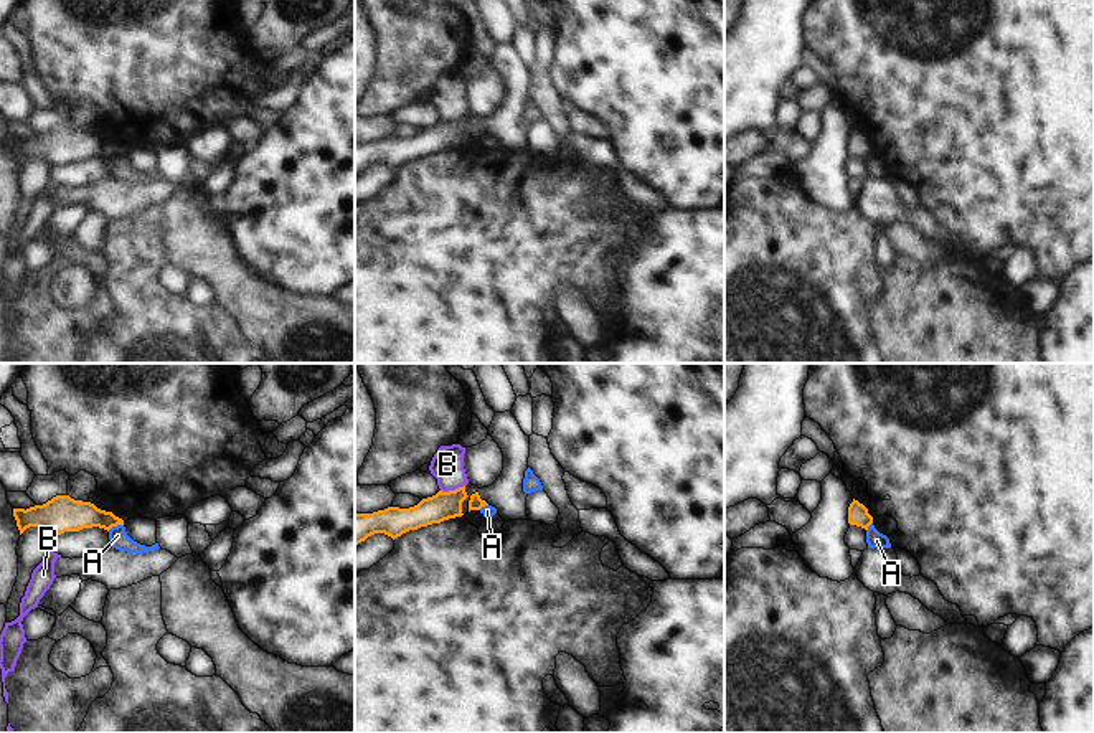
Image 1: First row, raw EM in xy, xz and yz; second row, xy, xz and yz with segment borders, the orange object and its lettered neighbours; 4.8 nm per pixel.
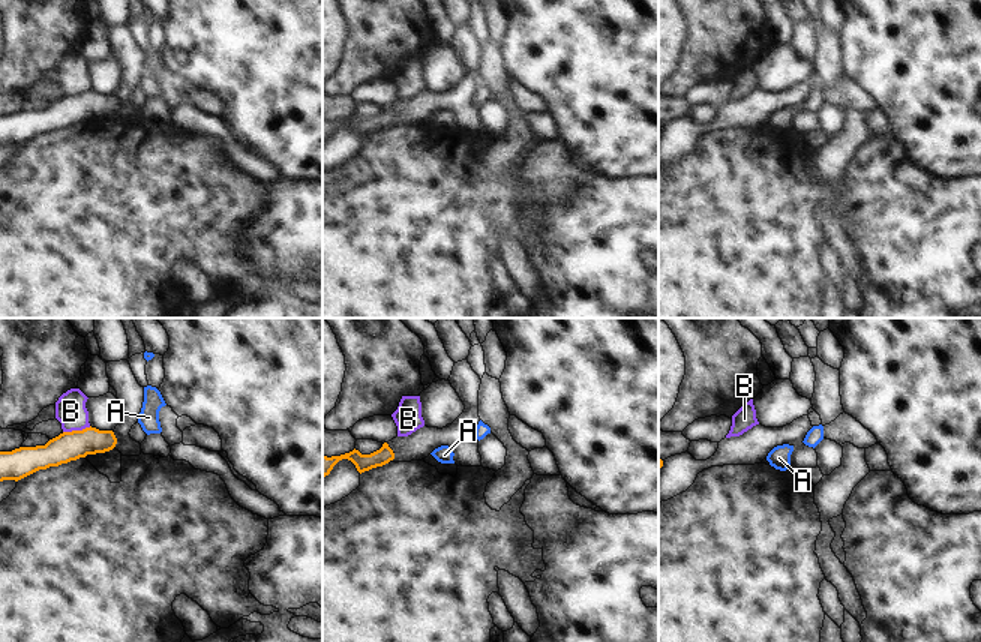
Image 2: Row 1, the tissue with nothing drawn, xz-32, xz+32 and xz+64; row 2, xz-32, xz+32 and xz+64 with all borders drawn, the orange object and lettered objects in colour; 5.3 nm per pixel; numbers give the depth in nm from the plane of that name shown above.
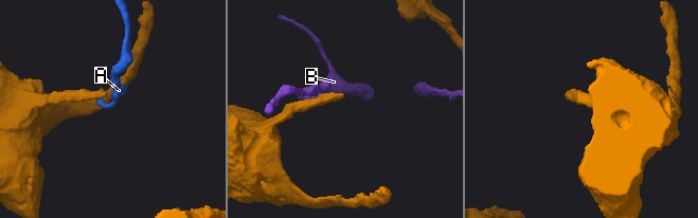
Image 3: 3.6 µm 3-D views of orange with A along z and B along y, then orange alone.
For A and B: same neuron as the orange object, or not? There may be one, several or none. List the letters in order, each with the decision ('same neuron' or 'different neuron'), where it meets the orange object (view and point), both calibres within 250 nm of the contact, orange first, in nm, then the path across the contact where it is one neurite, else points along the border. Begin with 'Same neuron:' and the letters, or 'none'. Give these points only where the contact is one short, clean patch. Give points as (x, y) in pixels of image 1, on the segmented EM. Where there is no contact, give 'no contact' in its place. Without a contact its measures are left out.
Same neuron: none
A: different neuron; contact xy (114, 525); calibres 170 and 90 nm; border xy (122, 524), (113, 525), (108, 530)
B: different neuron; contact xz (452, 491); calibres 140 and 160 nm; border xz (464, 484), (441, 491)

